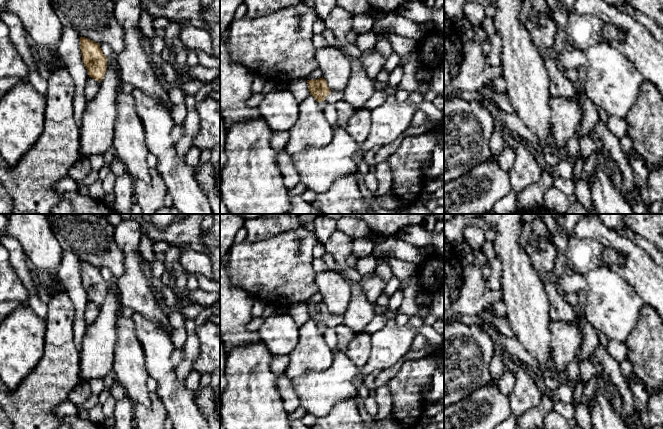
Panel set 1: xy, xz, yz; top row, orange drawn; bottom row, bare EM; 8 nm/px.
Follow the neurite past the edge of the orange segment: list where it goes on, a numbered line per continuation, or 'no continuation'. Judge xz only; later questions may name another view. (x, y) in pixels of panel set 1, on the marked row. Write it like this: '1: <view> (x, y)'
1: xz (335, 96)

